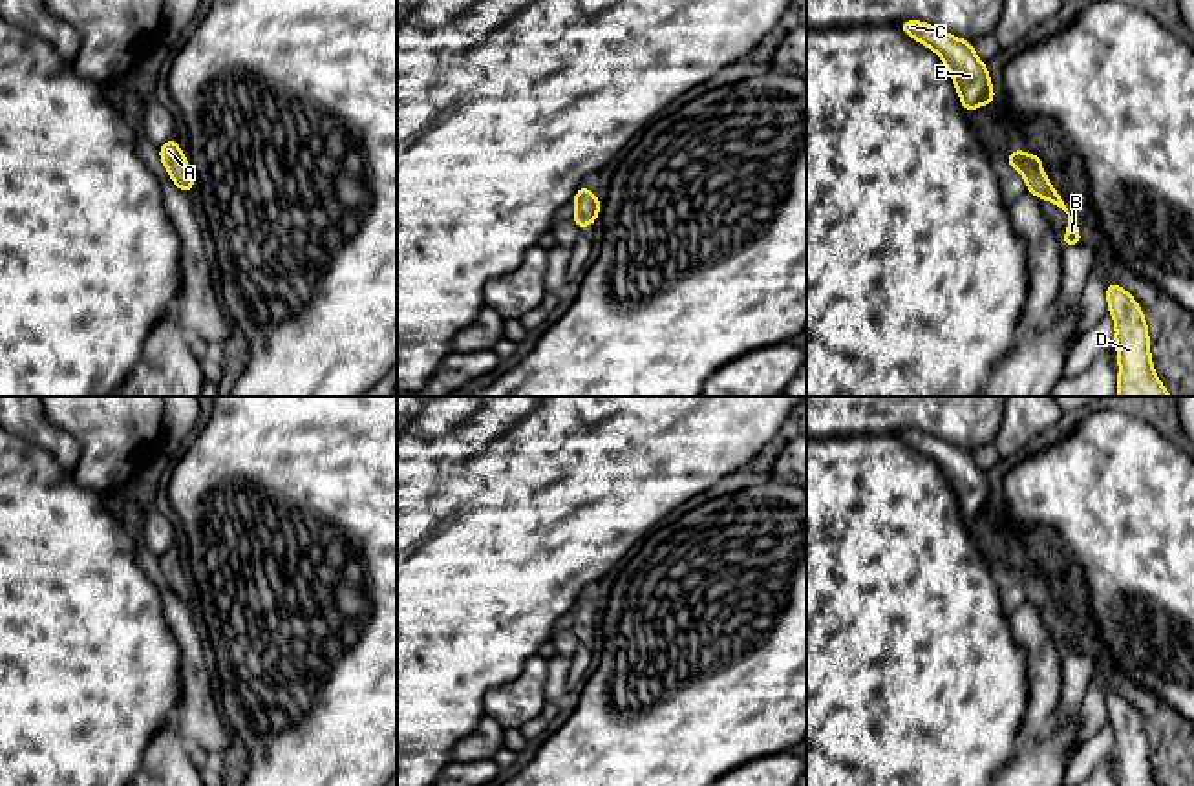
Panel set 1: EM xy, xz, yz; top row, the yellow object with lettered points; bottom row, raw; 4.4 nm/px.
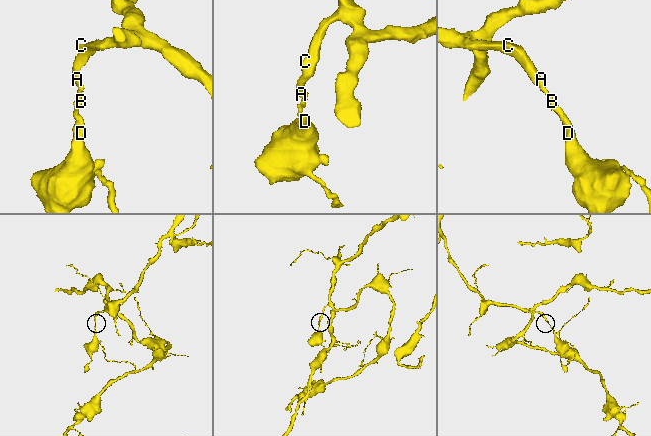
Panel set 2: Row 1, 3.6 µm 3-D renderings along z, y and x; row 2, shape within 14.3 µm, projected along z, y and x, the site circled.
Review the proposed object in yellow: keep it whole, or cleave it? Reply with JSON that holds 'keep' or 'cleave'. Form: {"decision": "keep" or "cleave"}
{"decision": "keep"}

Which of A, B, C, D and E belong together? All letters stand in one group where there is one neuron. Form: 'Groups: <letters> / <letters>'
Groups: A B C D E

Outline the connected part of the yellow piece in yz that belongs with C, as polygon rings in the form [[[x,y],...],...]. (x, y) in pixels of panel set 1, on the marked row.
[[[905,20],[898,27],[943,60],[965,112],[993,104],[995,90],[987,66],[976,57],[971,42],[922,20]]]

